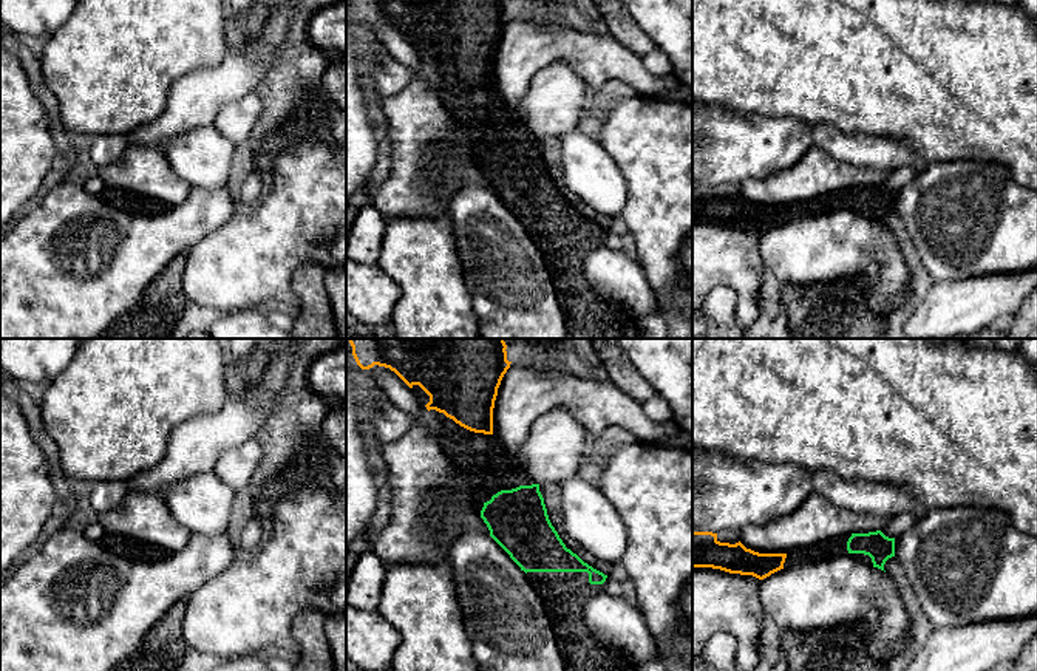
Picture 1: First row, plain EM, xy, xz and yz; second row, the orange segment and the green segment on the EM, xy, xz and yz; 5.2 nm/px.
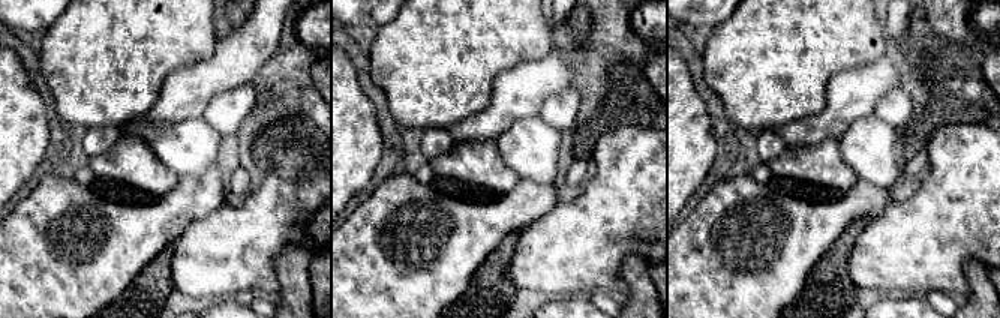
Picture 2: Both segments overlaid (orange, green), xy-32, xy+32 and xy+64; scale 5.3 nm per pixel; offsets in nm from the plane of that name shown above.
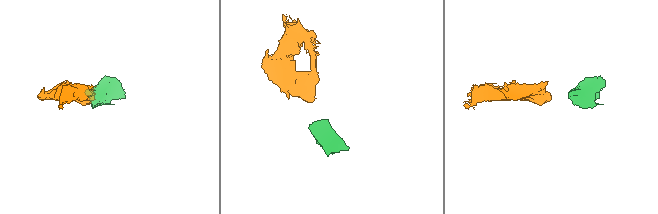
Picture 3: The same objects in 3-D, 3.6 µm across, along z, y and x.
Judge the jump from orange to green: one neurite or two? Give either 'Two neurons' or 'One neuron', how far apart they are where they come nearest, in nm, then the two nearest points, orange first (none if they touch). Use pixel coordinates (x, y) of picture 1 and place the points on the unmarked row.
One neuron. Distance 300 nm. Across: xz (492, 87), (501, 144)

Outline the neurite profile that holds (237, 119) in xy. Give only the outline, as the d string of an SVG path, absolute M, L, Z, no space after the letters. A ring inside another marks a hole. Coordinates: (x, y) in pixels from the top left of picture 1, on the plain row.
M255 93L226 104L216 114L213 125L235 144L249 141L263 113L263 100Z

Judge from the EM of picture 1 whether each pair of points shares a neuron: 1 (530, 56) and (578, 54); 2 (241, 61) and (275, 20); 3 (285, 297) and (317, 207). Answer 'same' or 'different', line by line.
1: same
2: same
3: same

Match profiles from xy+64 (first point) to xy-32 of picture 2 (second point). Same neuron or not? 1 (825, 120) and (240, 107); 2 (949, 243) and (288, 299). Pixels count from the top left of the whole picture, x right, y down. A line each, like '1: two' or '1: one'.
1: two
2: two

